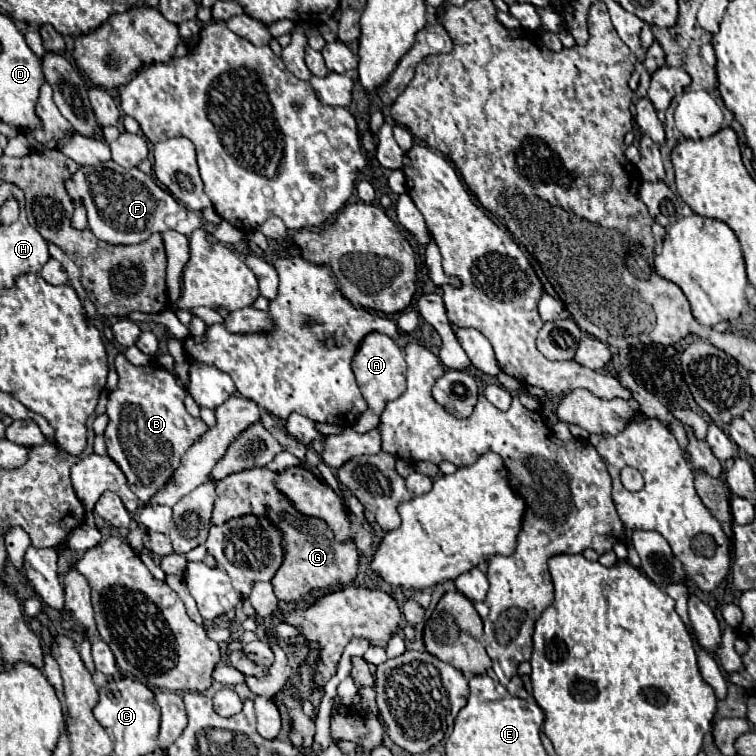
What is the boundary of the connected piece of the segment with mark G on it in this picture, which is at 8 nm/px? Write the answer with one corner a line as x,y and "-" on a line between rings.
267,467
247,469
241,473
233,473
217,483
217,499
213,509
213,525
223,525
229,519
243,517
247,513
255,513
257,517
271,517
275,525
279,525
279,533
283,533
283,565
277,569
271,579
277,599
285,603
295,603
303,595
315,589
343,587
351,583
357,575
359,553
353,541
335,541
329,525
319,521
317,517
303,517
303,513
295,513
295,507
279,489
275,489
275,471

